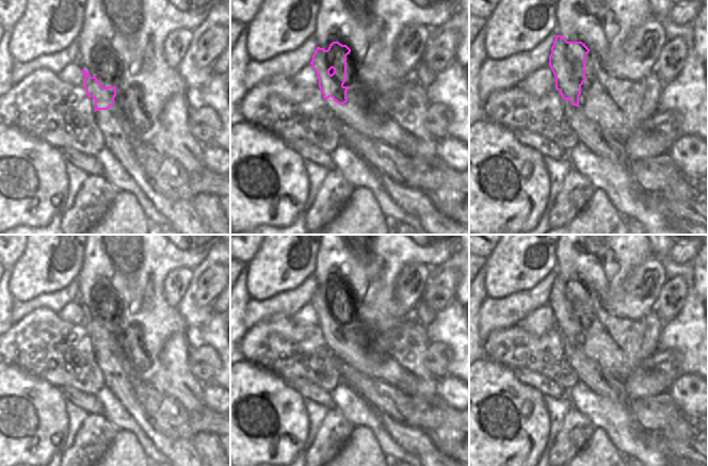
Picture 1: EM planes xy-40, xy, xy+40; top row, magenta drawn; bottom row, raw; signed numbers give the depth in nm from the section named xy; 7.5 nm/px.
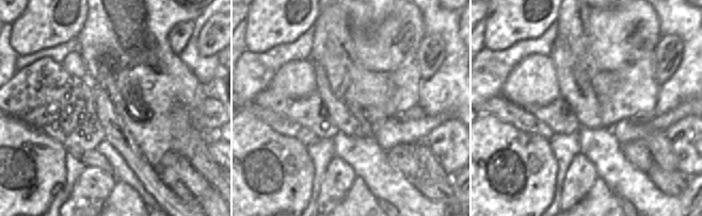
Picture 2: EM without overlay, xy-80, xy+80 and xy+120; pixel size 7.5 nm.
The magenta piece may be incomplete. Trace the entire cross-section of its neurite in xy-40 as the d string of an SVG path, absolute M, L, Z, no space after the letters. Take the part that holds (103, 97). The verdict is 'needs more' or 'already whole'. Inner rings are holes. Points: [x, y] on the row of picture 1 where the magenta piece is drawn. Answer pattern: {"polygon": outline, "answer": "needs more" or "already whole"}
{"polygon": "M85 69L82 73L84 90L95 112L108 110L130 141L132 135L136 135L139 141L134 144L147 144L160 155L175 159L192 176L208 170L204 162L204 144L191 134L187 124L187 95L168 99L156 122L146 115L135 87L122 93L116 86L103 87Z", "answer": "needs more"}

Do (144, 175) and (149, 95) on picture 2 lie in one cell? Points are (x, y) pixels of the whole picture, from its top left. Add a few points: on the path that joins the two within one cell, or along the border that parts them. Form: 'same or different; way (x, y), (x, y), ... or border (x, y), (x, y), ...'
different; border (131, 137), (144, 159), (154, 168)

